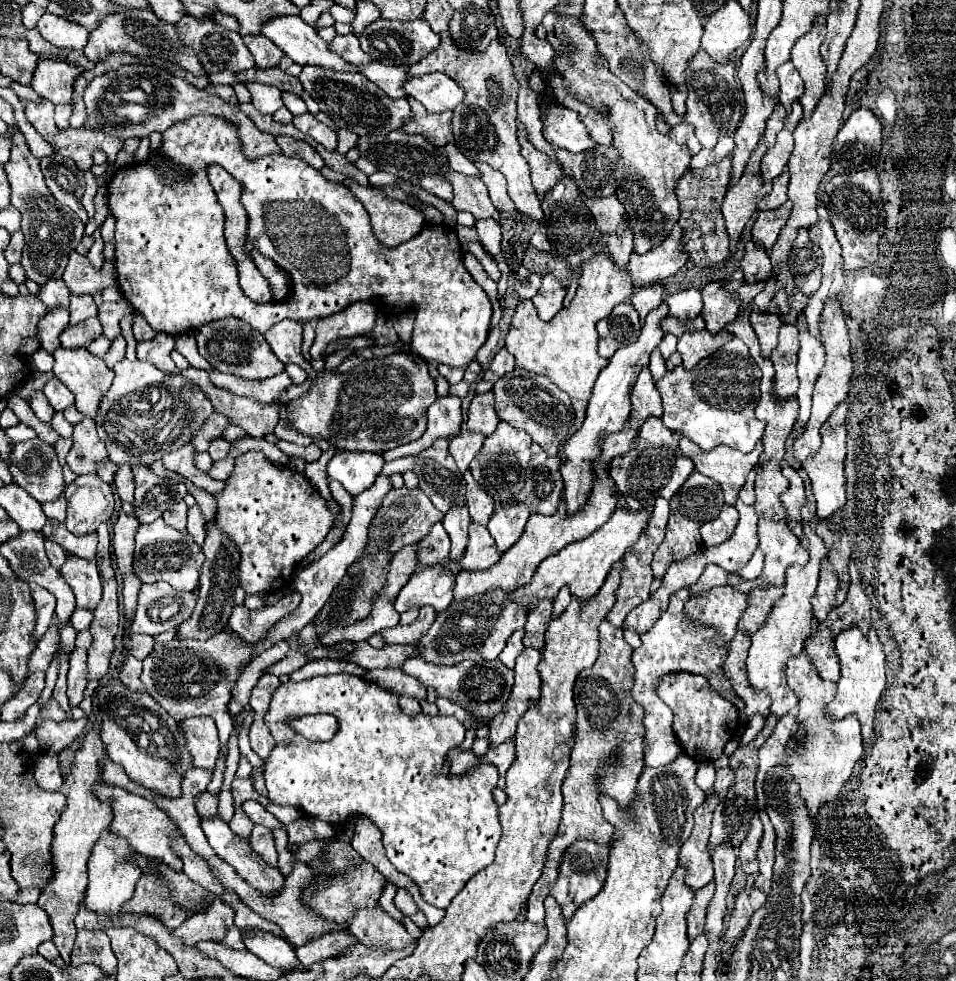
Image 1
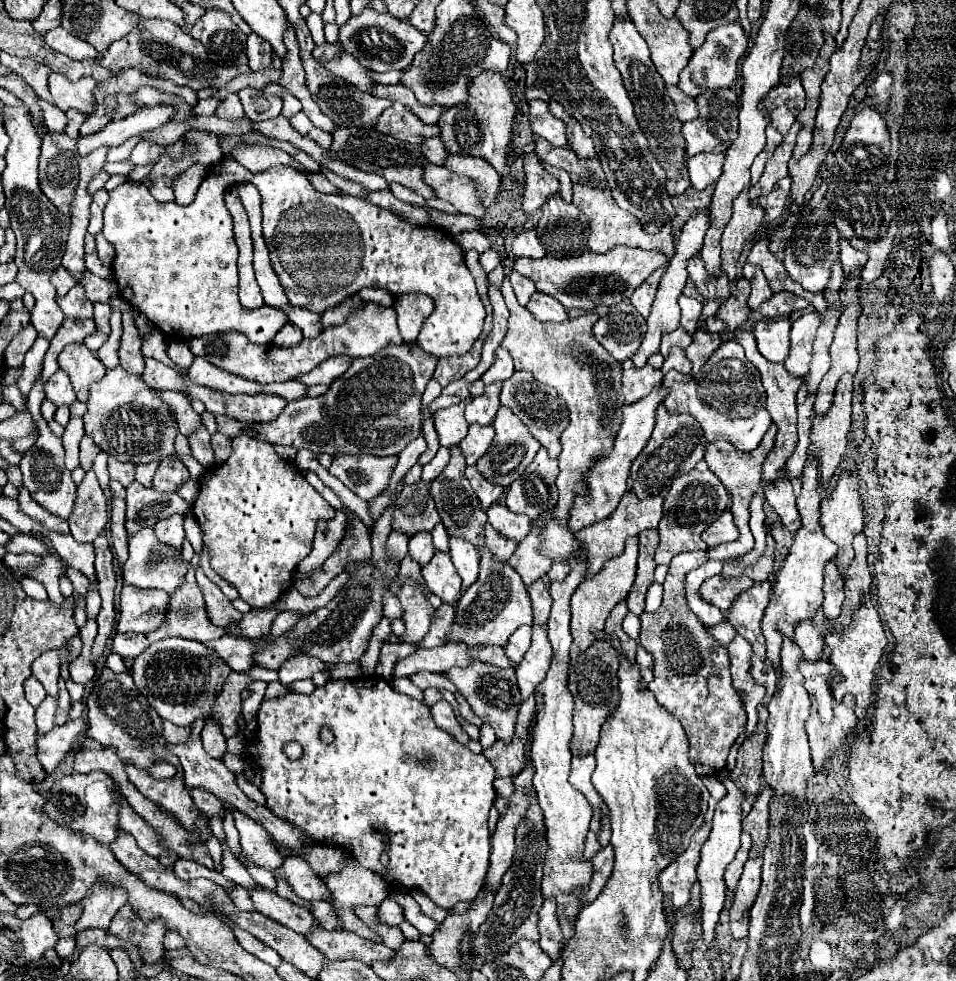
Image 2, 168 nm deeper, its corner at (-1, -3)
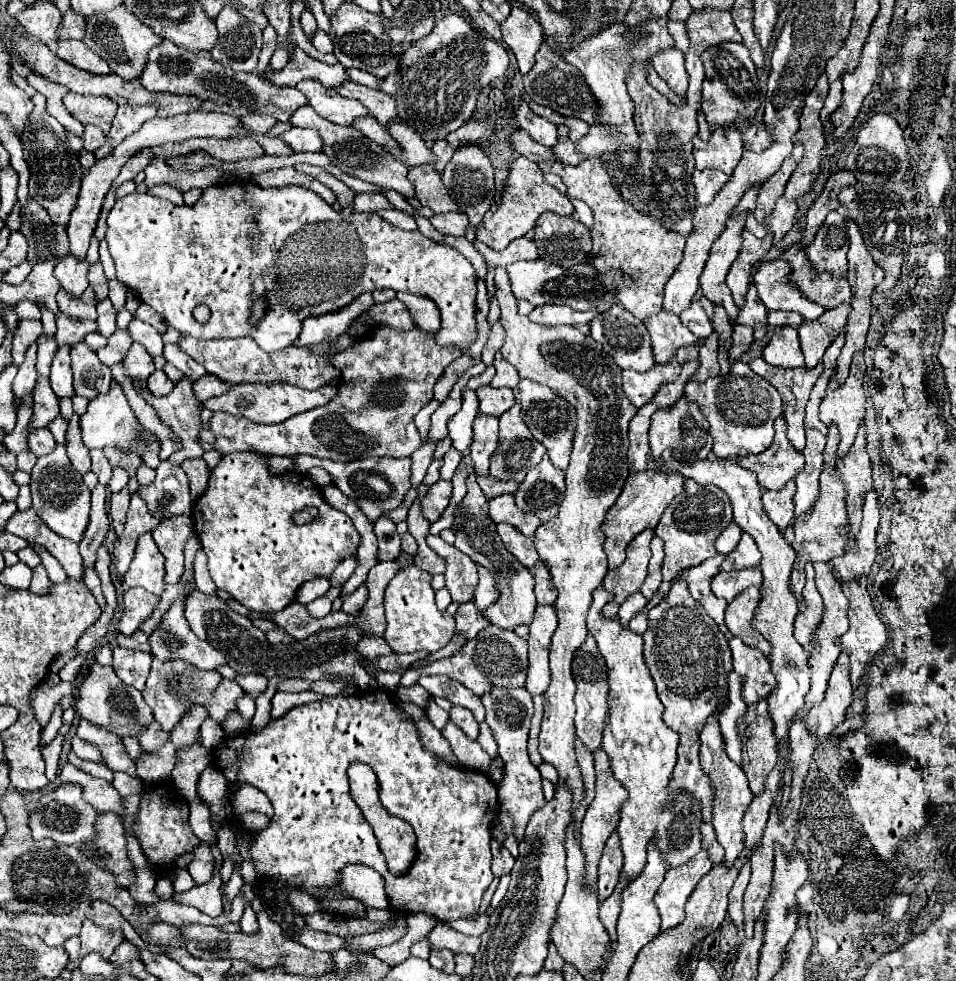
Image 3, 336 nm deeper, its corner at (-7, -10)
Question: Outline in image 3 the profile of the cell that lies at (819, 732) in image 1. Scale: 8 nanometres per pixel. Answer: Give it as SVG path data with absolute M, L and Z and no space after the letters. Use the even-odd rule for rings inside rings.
M841 652L831 678L829 688L825 692L825 700L811 708L807 714L807 730L819 740L827 740L831 732L845 722L845 712L851 704L851 682L849 682L849 658L845 652Z

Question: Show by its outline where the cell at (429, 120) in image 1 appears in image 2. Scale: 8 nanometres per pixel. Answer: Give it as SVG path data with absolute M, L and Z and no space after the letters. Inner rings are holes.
M391 103L383 115L379 115L375 129L383 135L391 135L395 139L407 141L407 143L421 143L423 137L439 137L437 125L425 125L419 117L415 117L411 111L407 111L401 103Z

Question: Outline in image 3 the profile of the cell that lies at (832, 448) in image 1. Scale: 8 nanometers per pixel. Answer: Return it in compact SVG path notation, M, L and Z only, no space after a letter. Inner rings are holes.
M857 356L851 362L849 378L841 386L837 386L835 378L831 378L827 394L821 402L819 418L823 420L825 426L837 426L841 432L837 458L845 458L849 454L855 434L865 418L863 376L865 376L865 362L861 356Z

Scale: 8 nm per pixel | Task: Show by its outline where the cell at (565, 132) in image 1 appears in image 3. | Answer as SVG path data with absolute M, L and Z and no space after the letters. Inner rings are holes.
M525 102L519 104L519 110L515 112L515 116L517 116L519 126L527 134L531 134L531 138L535 138L537 142L541 142L543 146L549 146L549 148L553 148L557 144L557 128L555 128L555 124L551 124L549 120L541 118L541 116L535 116Z

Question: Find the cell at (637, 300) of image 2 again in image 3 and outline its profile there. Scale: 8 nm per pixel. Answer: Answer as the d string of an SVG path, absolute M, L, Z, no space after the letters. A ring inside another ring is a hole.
M589 158L579 166L563 166L559 162L539 162L543 172L555 172L567 184L567 196L583 200L595 218L593 250L591 262L597 270L621 270L639 282L627 284L619 290L619 302L639 320L647 320L653 314L661 312L663 286L679 266L685 248L685 236L673 230L667 230L661 222L635 212L613 186L607 168L599 158Z

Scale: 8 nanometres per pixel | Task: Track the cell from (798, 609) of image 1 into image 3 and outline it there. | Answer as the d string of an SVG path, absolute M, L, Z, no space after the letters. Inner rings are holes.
M829 426L829 434L827 434L827 446L823 450L823 472L819 478L819 498L815 500L813 508L803 514L801 518L795 518L793 528L795 528L795 540L791 542L793 550L797 552L797 560L793 564L793 572L791 572L791 580L789 580L789 588L793 592L793 596L797 598L799 606L805 604L801 590L805 584L805 574L803 568L807 562L815 564L815 562L831 562L831 558L841 556L845 550L845 544L849 540L849 522L847 522L847 512L845 512L845 486L841 486L841 480L835 472L835 452L839 446L839 434L835 426Z

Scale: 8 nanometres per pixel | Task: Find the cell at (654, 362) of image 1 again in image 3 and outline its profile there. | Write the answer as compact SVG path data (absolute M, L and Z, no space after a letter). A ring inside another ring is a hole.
M613 304L605 314L599 314L591 320L591 336L603 346L607 354L611 354L611 358L621 368L647 372L657 364L653 358L651 336L647 332L647 326L641 320L637 320L633 314L629 314L621 304Z

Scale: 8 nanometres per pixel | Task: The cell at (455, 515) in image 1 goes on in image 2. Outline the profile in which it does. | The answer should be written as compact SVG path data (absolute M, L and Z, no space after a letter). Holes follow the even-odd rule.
M449 537L449 551L453 565L457 567L461 579L463 579L463 591L471 587L477 579L479 573L479 551L465 539L459 537Z

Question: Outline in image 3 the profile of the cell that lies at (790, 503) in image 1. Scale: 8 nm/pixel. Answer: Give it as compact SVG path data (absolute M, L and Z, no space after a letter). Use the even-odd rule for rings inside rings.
M791 479L785 484L783 490L765 490L763 492L763 510L767 516L777 524L781 532L785 532L793 520L795 520L795 504L793 497L795 495L795 481Z

